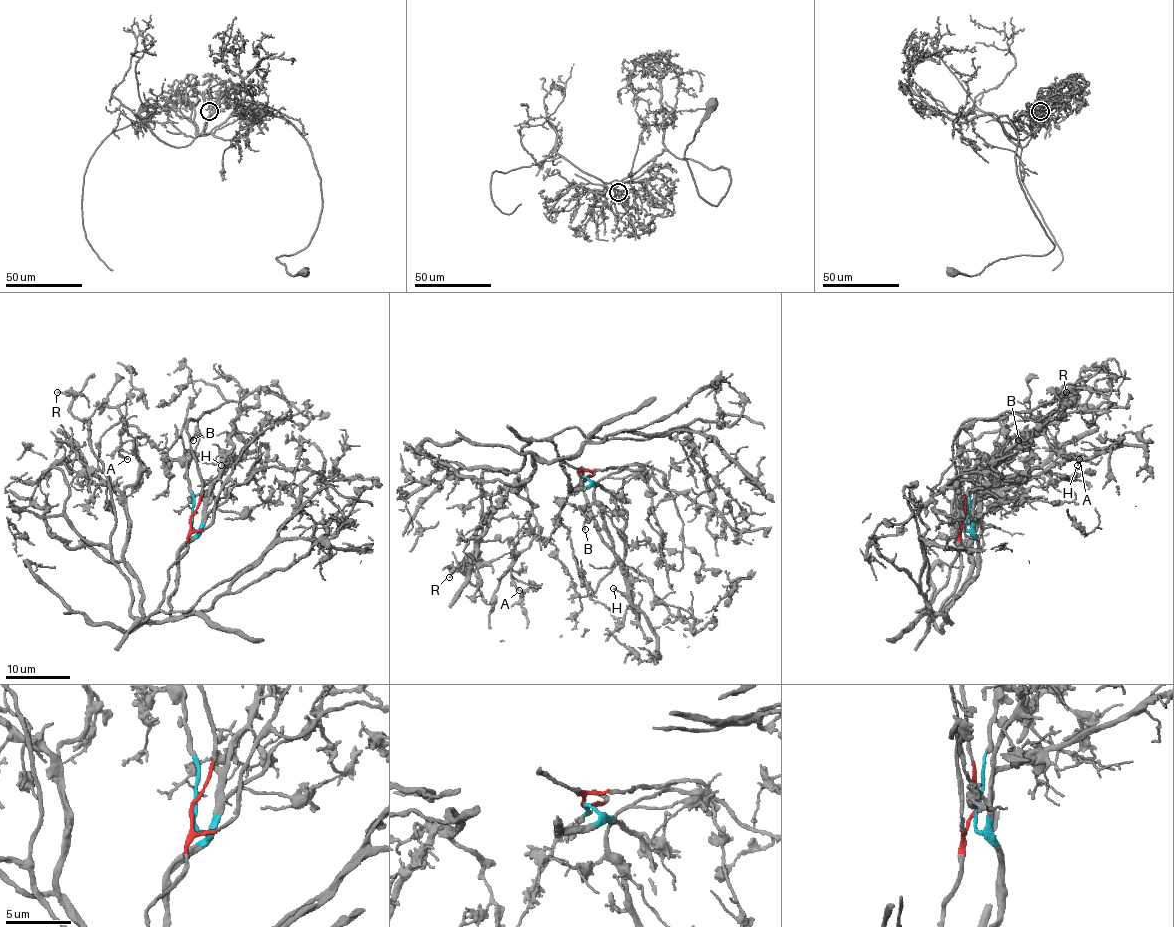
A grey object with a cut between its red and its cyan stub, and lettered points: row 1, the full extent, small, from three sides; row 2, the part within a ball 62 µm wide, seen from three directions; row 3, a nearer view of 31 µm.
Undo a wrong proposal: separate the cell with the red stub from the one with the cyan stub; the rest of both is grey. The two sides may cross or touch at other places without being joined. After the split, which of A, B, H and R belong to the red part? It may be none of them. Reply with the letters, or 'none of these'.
B, R

